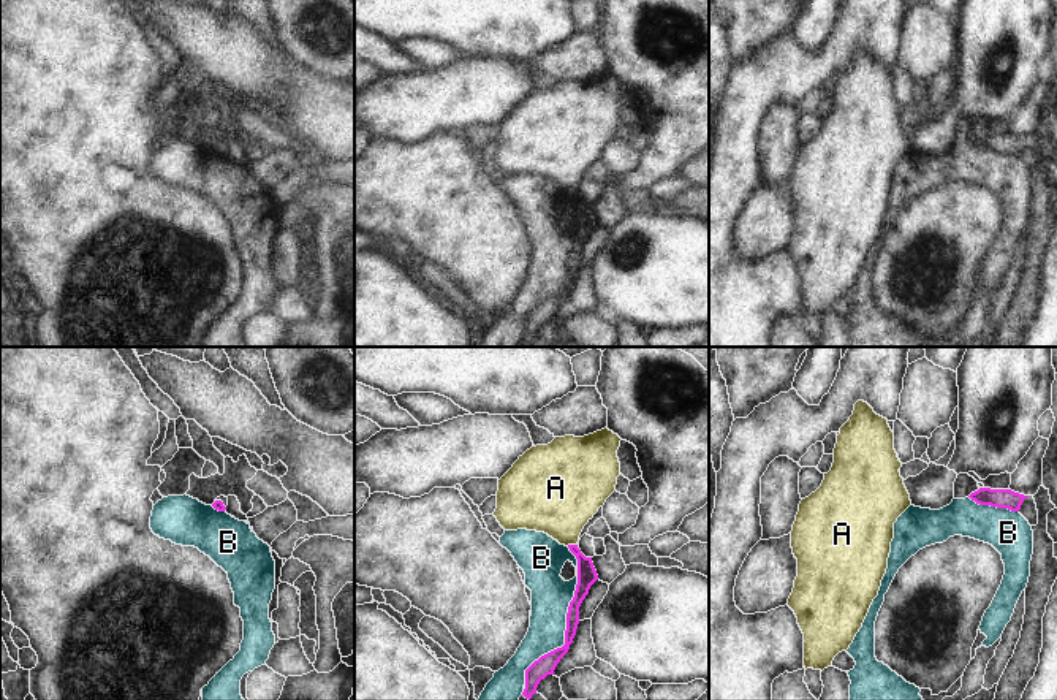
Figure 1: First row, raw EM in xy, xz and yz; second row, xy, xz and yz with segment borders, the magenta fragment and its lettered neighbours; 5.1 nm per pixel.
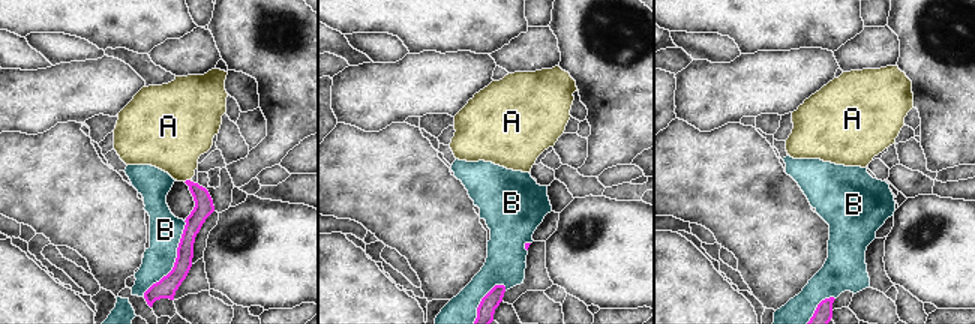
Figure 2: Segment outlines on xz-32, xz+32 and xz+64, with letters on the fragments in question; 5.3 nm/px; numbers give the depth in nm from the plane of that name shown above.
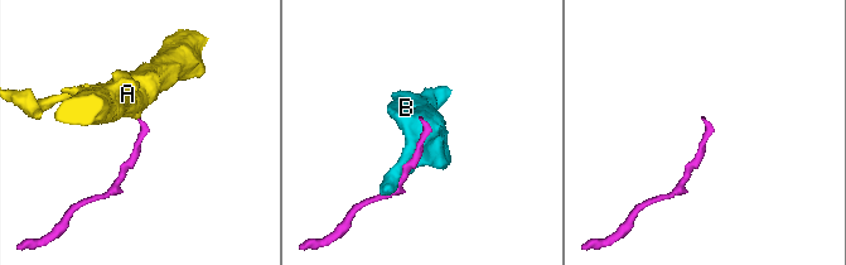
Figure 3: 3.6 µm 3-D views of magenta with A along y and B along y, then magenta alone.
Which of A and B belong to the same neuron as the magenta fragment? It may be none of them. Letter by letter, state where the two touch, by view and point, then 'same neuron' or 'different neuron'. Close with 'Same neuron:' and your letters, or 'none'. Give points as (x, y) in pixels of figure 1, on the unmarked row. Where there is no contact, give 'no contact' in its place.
A: meets magenta in xz at (570, 190); same neuron
B: meets magenta in xz at (567, 266); different neuron
Same neuron: A

